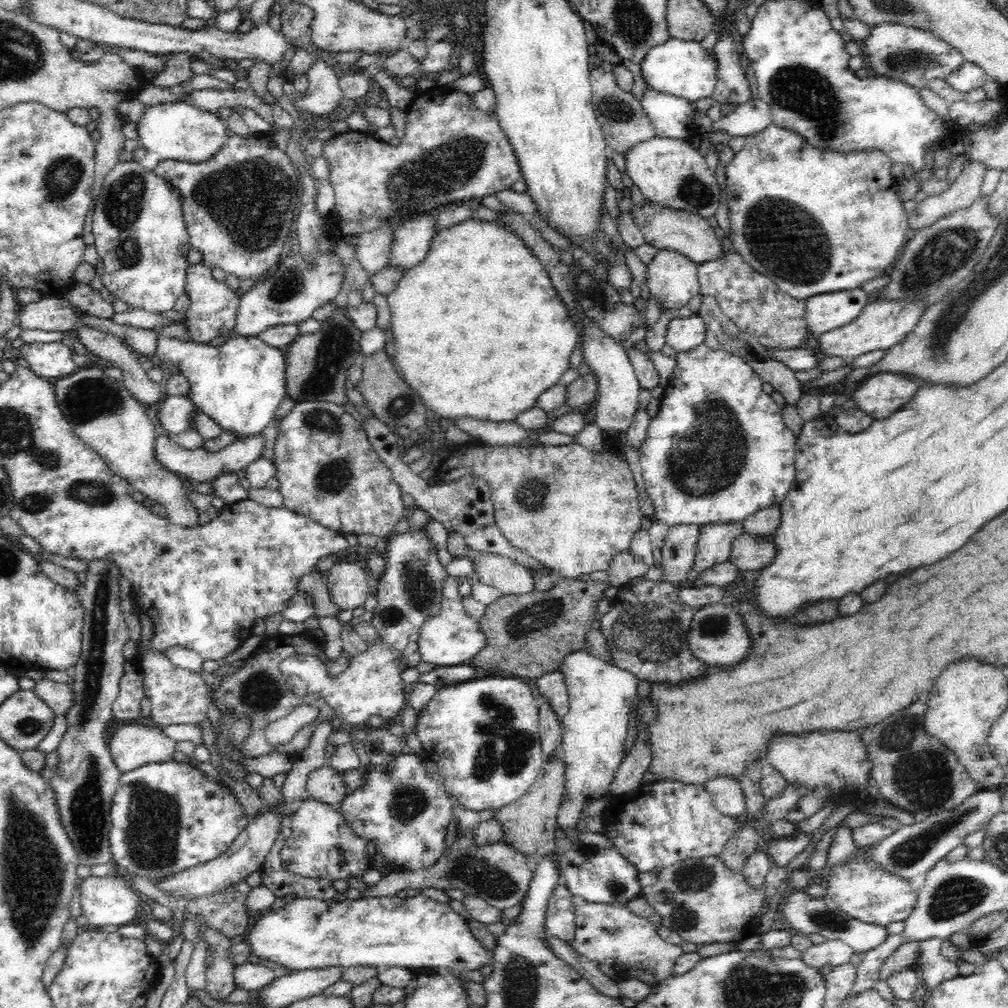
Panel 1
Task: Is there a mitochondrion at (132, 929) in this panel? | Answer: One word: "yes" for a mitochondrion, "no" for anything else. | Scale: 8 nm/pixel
no

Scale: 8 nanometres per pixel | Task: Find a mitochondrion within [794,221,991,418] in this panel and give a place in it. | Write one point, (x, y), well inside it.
(951, 249)

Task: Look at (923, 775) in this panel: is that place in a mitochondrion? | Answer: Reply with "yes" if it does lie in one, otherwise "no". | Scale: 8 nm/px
yes

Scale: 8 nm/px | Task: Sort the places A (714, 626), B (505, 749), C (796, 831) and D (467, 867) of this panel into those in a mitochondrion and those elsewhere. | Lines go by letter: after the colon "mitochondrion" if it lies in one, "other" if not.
A: mitochondrion
B: mitochondrion
C: other
D: mitochondrion

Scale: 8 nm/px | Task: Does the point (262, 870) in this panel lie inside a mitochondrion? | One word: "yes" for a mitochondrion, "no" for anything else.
no

